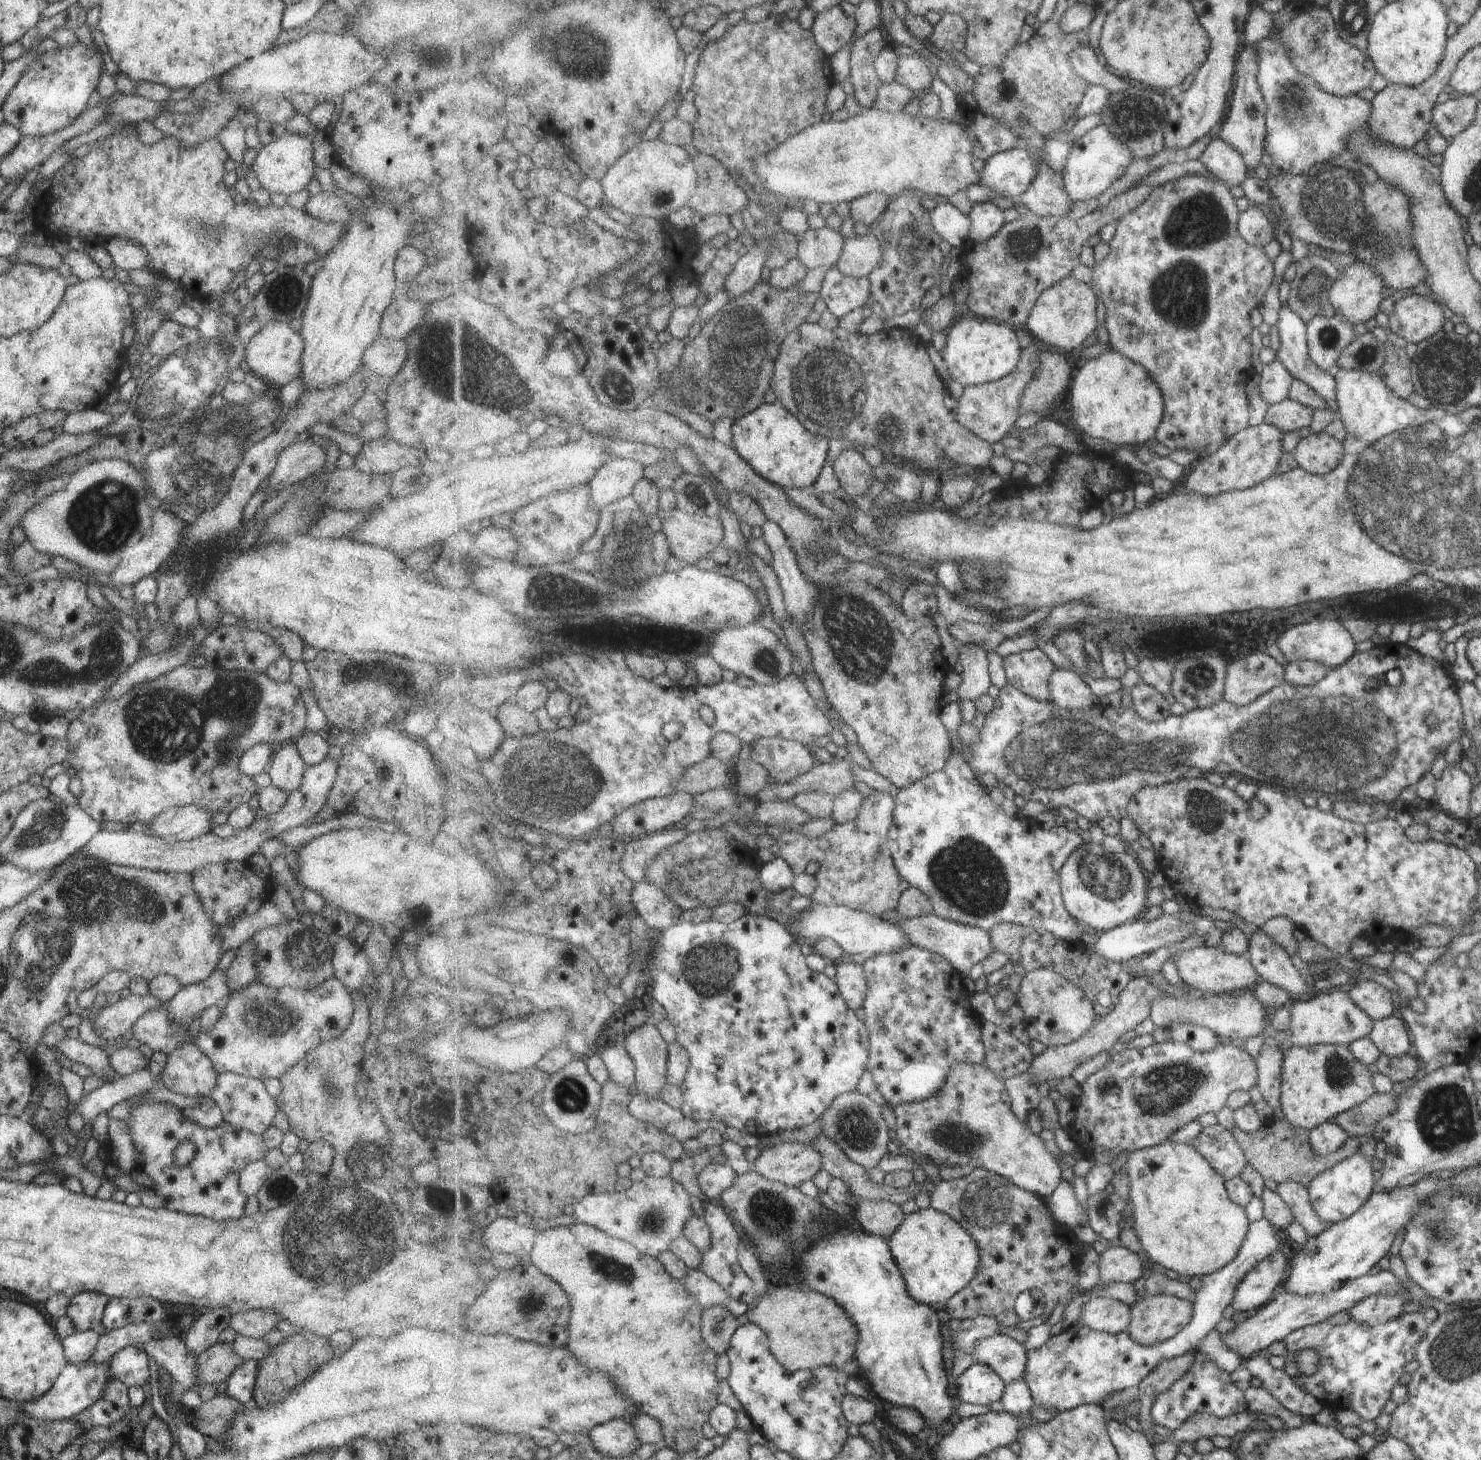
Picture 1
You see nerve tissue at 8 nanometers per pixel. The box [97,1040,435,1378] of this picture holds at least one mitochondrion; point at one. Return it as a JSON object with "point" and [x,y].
{"point":[367,1239]}

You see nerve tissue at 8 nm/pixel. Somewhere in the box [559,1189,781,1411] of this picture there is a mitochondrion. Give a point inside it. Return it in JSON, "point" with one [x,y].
{"point":[604,1264]}

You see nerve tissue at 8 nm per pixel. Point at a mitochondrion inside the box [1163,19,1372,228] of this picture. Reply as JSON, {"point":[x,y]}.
{"point":[1296,104]}

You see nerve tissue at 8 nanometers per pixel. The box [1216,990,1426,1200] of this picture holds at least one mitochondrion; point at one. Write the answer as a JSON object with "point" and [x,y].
{"point":[1338,1074]}

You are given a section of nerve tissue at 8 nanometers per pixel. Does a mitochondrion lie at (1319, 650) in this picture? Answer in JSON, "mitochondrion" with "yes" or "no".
{"mitochondrion":"no"}

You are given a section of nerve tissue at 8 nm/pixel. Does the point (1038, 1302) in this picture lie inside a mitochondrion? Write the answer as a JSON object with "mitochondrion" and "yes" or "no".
{"mitochondrion":"no"}

